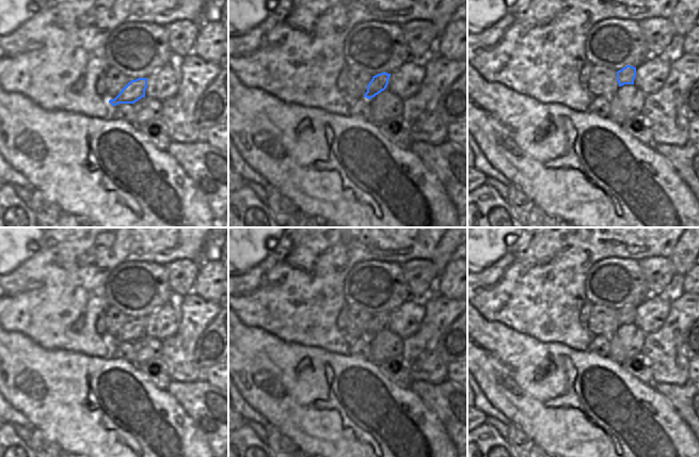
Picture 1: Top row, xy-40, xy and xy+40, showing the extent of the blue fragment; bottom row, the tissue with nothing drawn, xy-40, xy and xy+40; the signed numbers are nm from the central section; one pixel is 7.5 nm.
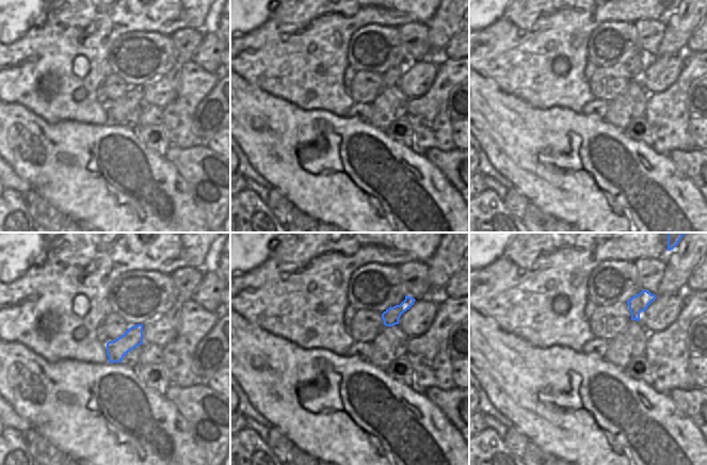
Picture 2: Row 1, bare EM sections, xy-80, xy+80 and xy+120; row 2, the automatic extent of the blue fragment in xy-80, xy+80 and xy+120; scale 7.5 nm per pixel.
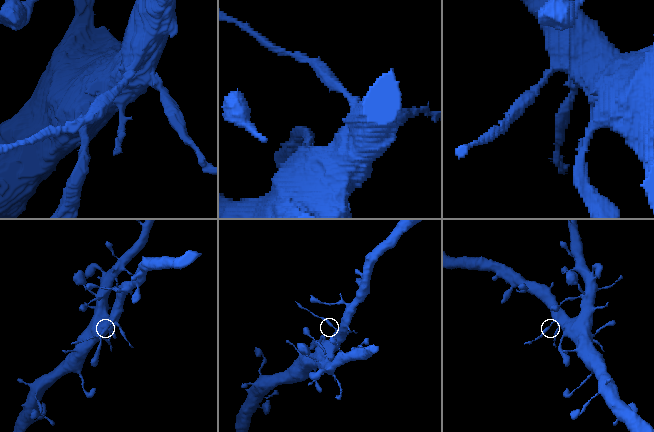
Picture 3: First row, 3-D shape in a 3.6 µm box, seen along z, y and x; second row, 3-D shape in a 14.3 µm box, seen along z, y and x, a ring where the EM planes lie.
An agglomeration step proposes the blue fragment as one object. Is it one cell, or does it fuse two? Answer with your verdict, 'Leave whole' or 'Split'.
Split

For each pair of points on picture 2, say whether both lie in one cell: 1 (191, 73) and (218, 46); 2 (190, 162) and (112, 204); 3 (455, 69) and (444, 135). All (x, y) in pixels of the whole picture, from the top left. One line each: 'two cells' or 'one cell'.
1: two cells
2: two cells
3: one cell

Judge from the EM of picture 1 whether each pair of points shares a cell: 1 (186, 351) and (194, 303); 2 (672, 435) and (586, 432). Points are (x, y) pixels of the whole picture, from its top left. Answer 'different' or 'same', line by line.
1: same
2: same

